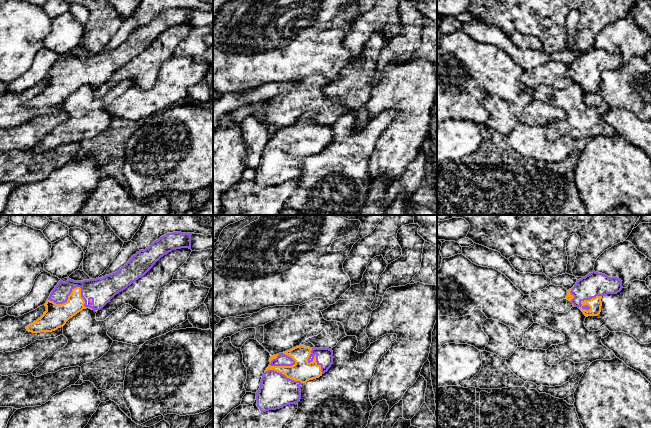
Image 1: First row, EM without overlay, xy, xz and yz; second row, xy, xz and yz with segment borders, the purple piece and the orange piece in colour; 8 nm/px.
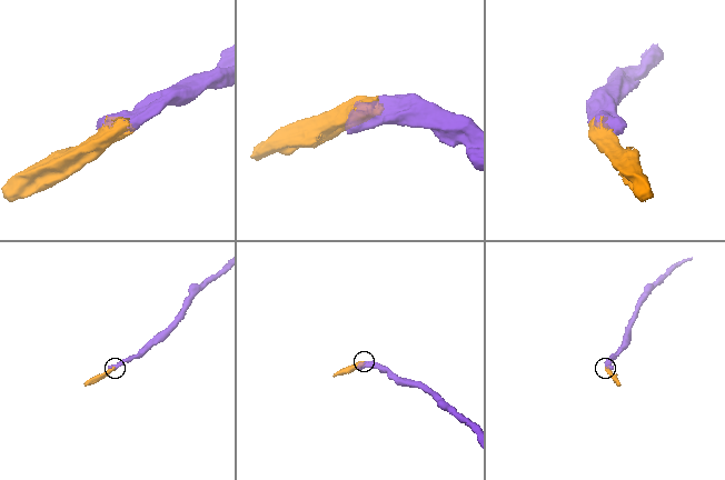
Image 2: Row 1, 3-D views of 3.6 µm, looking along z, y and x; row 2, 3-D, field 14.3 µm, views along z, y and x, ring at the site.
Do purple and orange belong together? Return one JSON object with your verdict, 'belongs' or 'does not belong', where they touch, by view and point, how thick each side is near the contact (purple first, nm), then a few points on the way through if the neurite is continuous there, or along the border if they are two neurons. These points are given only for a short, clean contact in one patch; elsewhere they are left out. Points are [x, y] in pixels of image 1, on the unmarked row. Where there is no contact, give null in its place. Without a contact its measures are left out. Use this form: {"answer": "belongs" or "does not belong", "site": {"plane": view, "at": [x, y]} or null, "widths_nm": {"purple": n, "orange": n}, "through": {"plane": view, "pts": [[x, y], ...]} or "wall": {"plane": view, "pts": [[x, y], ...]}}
{"answer": "belongs", "site": {"plane": "xy", "at": [77, 62]}, "widths_nm": {"purple": 200, "orange": 150}}

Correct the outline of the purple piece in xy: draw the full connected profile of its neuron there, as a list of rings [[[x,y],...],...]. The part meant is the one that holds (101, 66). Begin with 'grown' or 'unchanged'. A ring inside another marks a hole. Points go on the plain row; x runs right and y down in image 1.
grown | [[[167,9],[145,26],[140,26],[117,48],[102,54],[74,57],[60,56],[44,80],[46,87],[26,105],[32,109],[52,108],[83,85],[98,87],[116,70],[144,52],[153,41],[172,26],[191,25],[193,9]]]

